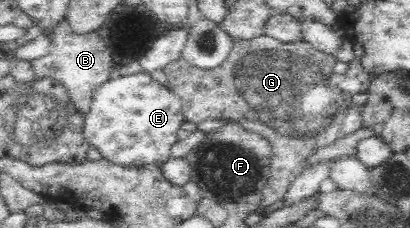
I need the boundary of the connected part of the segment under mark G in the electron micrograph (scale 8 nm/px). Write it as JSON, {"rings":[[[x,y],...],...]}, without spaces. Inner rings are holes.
{"rings":[[[266,35],[250,40],[236,40],[227,59],[210,70],[202,70],[188,64],[181,58],[170,62],[163,68],[167,81],[164,84],[182,101],[183,118],[185,122],[196,125],[206,121],[222,119],[241,125],[244,129],[253,130],[266,138],[271,145],[271,174],[262,192],[259,208],[268,208],[281,201],[288,193],[288,188],[305,170],[305,161],[320,148],[332,145],[336,140],[344,139],[350,134],[363,129],[363,119],[360,107],[352,101],[351,95],[340,90],[335,83],[331,87],[326,82],[332,82],[332,68],[337,59],[317,51],[310,46],[306,59],[306,48],[302,44],[280,44],[280,56],[276,46],[276,39],[266,38]]]}

